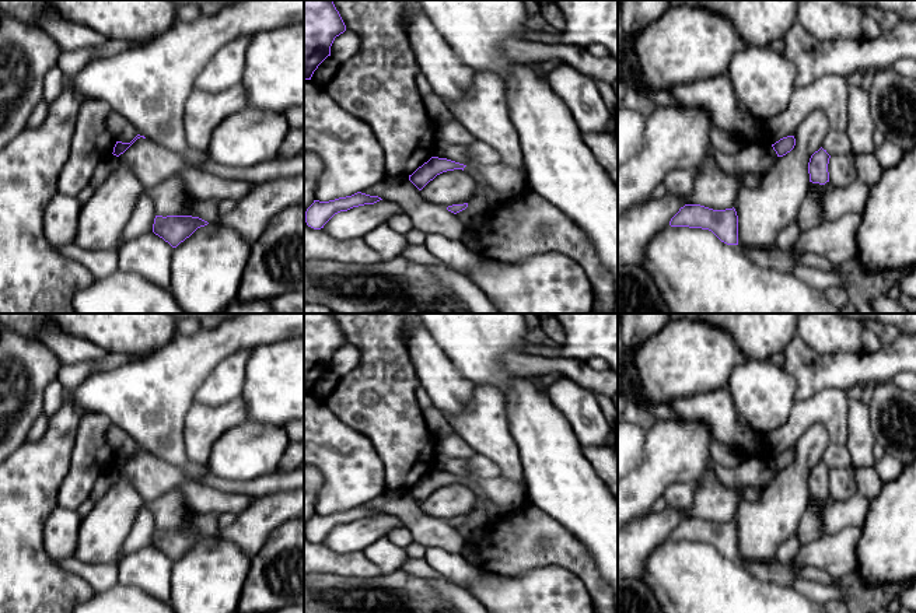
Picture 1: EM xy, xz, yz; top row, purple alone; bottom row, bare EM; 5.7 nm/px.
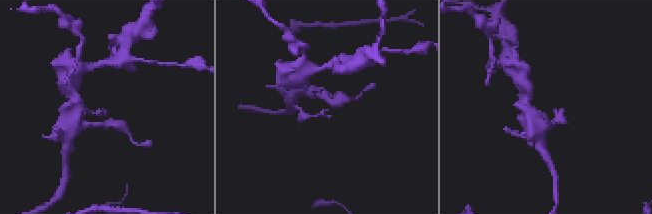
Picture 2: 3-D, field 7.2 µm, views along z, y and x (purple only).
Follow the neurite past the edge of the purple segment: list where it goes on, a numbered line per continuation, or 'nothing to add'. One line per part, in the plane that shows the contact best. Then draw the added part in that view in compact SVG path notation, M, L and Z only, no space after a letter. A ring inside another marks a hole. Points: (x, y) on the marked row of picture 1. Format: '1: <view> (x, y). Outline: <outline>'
1: xz (495, 198). Outline: M465 167L464 171L466 174L469 174L476 181L476 183L486 188L486 190L487 190L487 207L489 209L508 204L508 203L514 202L515 199L518 199L524 193L524 190L521 190L521 192L496 190L486 182L483 175L478 169L471 168L471 167Z

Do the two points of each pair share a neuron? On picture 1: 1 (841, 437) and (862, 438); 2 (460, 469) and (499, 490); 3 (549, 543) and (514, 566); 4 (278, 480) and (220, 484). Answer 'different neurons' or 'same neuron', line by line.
1: different neurons
2: same neuron
3: same neuron
4: same neuron

